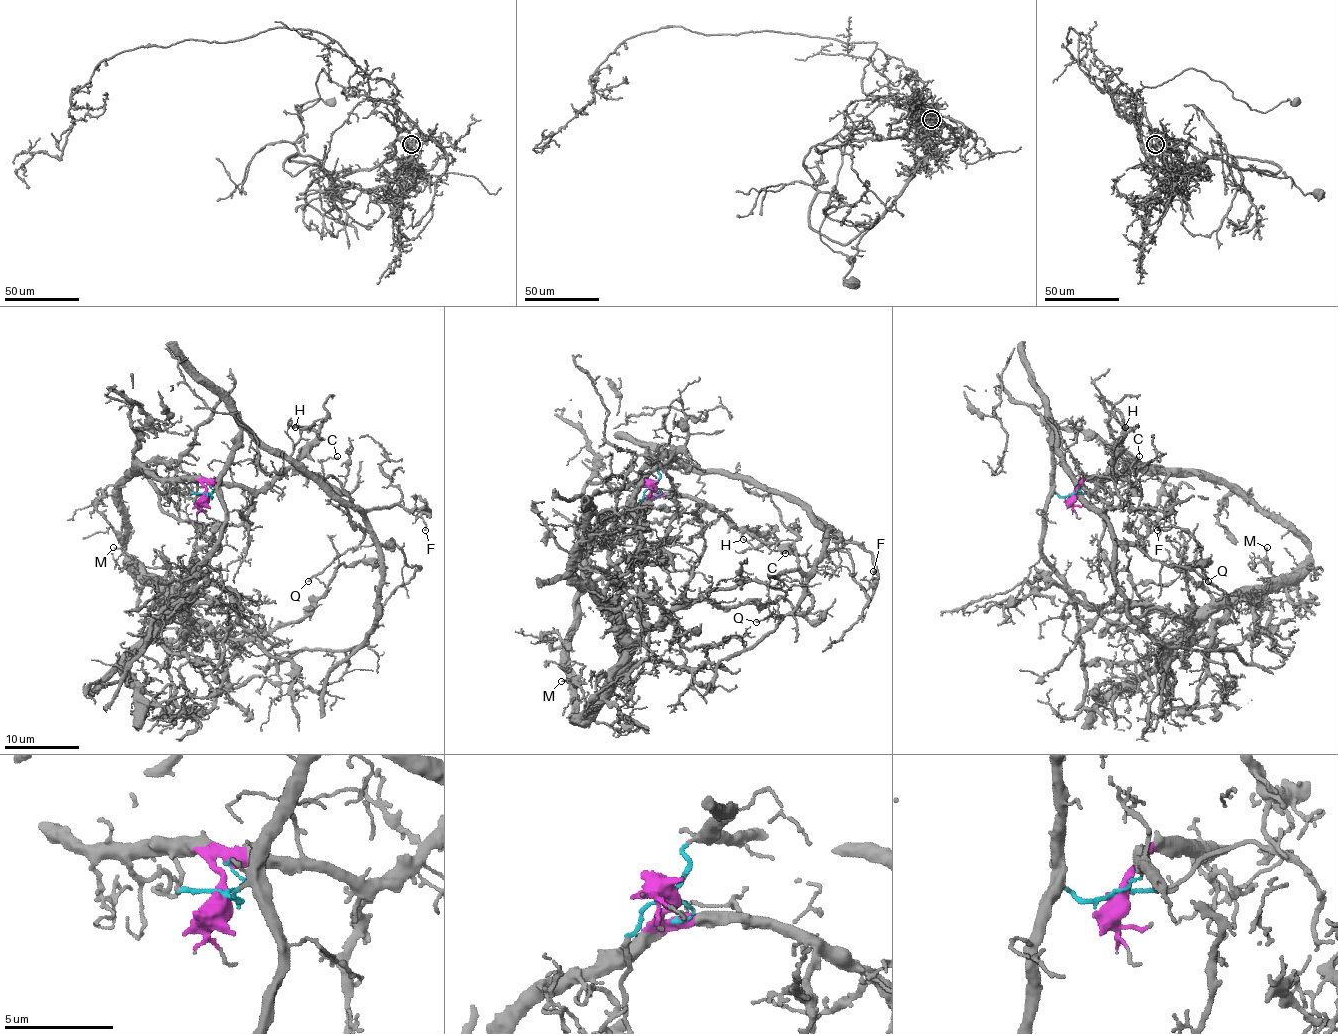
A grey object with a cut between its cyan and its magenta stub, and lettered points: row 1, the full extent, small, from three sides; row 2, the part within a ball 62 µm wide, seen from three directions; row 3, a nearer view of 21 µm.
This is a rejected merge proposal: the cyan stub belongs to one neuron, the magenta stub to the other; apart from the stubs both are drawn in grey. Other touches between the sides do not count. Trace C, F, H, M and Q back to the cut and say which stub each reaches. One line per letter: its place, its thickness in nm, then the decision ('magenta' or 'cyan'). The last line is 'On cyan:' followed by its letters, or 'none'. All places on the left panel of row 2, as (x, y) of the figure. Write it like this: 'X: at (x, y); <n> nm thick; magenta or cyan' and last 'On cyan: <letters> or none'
C: at (337, 456); 110 nm thick; magenta
F: at (425, 530); 120 nm thick; cyan
H: at (295, 427); 130 nm thick; magenta
M: at (113, 547); 100 nm thick; magenta
Q: at (308, 581); 130 nm thick; cyan
On cyan: F, Q

